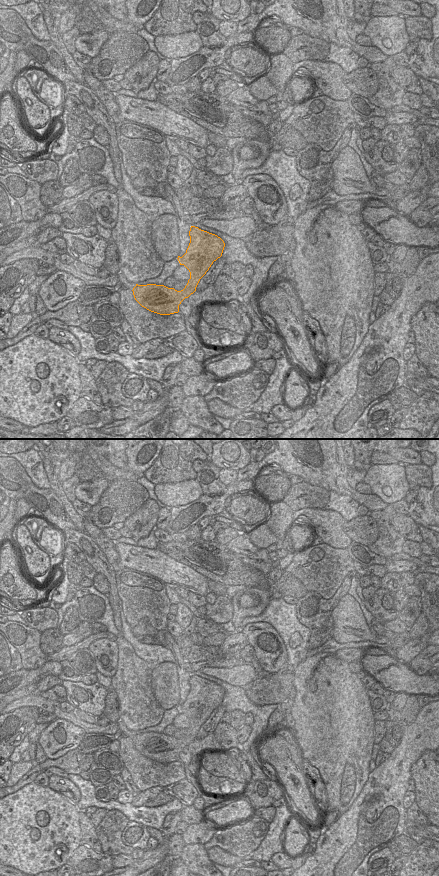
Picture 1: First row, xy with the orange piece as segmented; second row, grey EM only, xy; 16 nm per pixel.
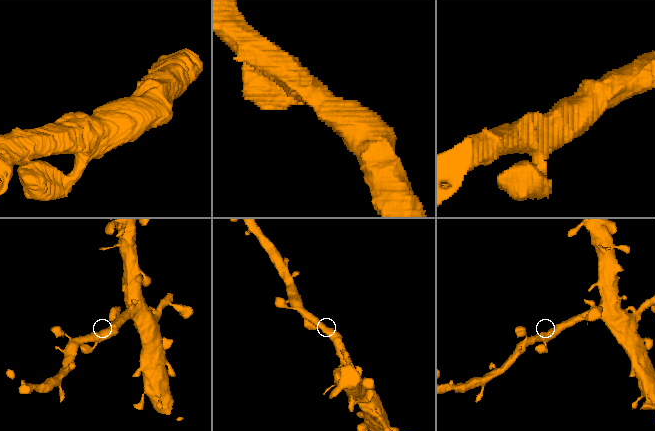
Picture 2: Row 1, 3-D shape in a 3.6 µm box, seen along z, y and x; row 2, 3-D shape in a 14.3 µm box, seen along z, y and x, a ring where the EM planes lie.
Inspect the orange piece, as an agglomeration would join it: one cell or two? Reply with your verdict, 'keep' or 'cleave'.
keep

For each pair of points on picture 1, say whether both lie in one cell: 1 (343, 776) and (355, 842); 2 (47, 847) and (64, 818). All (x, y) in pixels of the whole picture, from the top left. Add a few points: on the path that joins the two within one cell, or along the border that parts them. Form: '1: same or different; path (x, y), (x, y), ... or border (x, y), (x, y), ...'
1: different; border (362, 788), (352, 804), (340, 815)
2: same; path (47, 840), (47, 835), (57, 825)

